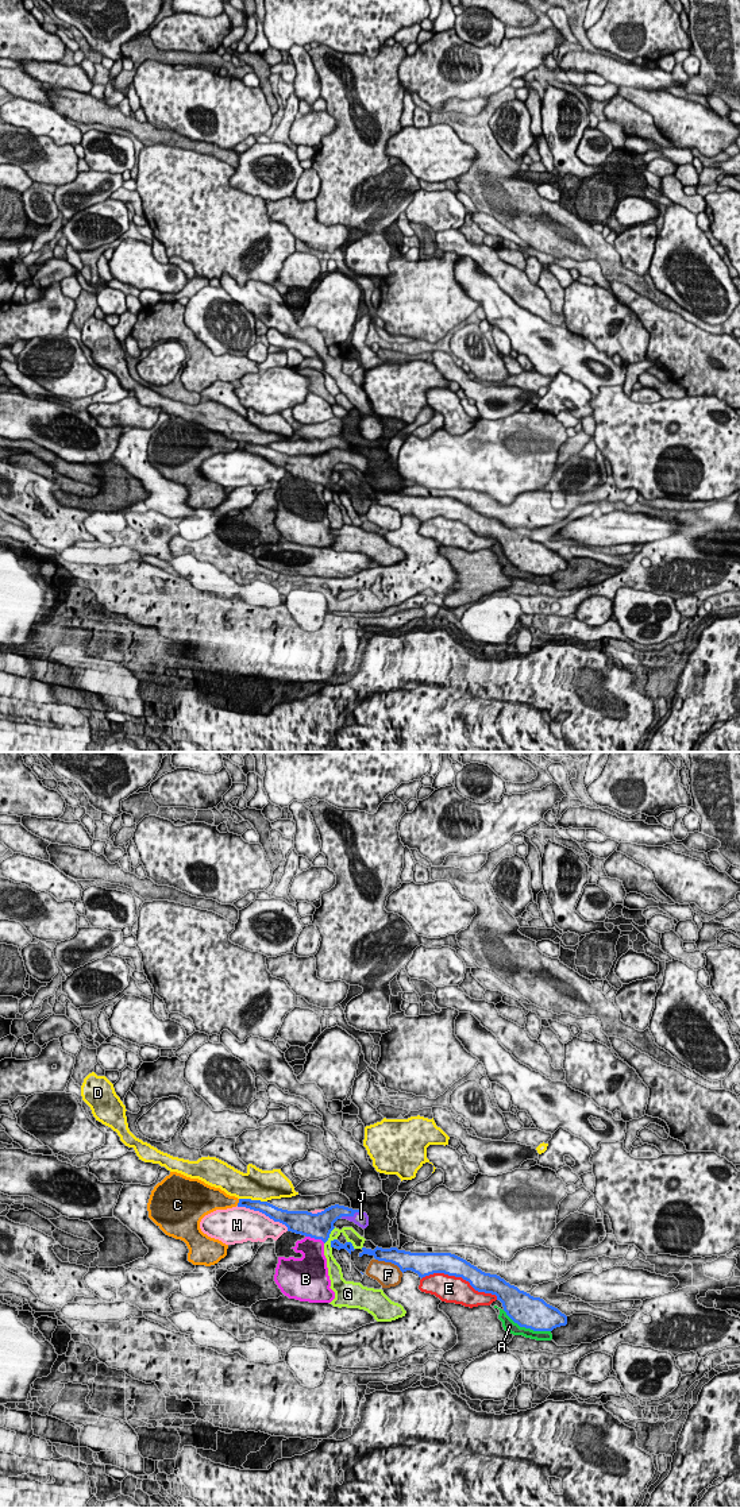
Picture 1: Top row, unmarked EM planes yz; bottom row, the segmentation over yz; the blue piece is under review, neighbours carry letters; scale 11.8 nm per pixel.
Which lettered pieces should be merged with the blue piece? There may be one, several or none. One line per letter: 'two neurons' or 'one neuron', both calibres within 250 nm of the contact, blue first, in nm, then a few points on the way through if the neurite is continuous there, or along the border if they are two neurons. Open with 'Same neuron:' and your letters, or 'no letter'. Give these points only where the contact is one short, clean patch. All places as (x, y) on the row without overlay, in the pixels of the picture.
Same neuron: J
A: two neurons; 380 nm thick on the blue side, 160 nm on the other
B: two neurons; 320 nm thick on the blue side, 280 nm on the other
C: two neurons; 130 nm thick on the blue side, 220 nm on the other
D: two neurons; 160 nm thick on the blue side, 380 nm on the other
E: two neurons; 260 nm thick on the blue side, 320 nm on the other
F: two neurons; 220 nm thick on the blue side, 300 nm on the other
G: two neurons; 320 nm thick on the blue side, 140 nm on the other
H: two neurons; 170 nm thick on the blue side, 380 nm on the other
J: one neuron; 200 nm thick on the blue side, 160 nm on the other; runs through yz (330, 459), (350, 459), (361, 462)

